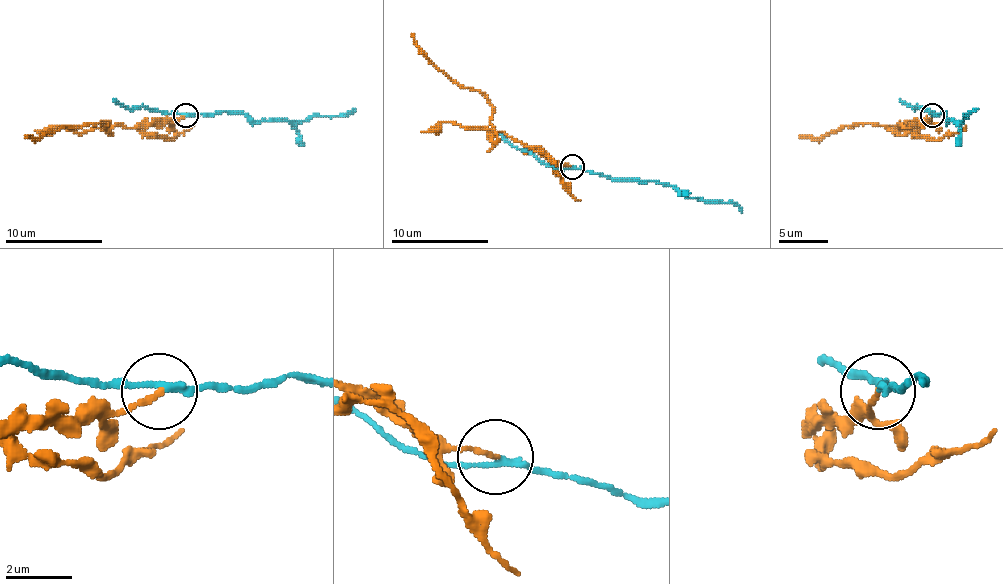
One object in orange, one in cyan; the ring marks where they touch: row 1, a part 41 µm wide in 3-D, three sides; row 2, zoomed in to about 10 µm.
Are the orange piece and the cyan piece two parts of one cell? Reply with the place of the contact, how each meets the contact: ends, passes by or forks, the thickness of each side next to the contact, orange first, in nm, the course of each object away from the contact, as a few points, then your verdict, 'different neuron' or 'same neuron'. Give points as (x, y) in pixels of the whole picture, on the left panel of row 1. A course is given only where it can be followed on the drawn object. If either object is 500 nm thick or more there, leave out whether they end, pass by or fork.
(186, 115) | orange ends | cyan passes by | 150/180 nm | orange via (186, 116), (132, 128), (110, 126), (106, 130), (103, 123), (91, 123), (66, 126), (40, 138), (25, 135) | cyan via (186, 116), (242, 111), (255, 121), (304, 121), (313, 116), (347, 116), (355, 108) | different neuron

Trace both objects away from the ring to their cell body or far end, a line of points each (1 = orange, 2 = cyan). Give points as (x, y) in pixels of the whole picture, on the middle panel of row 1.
1: (573, 166), (551, 163), (497, 132), (492, 127), (490, 102), (477, 90), (453, 83), (411, 34)
2: (573, 166), (612, 178), (668, 183), (690, 198), (734, 203), (741, 212)

